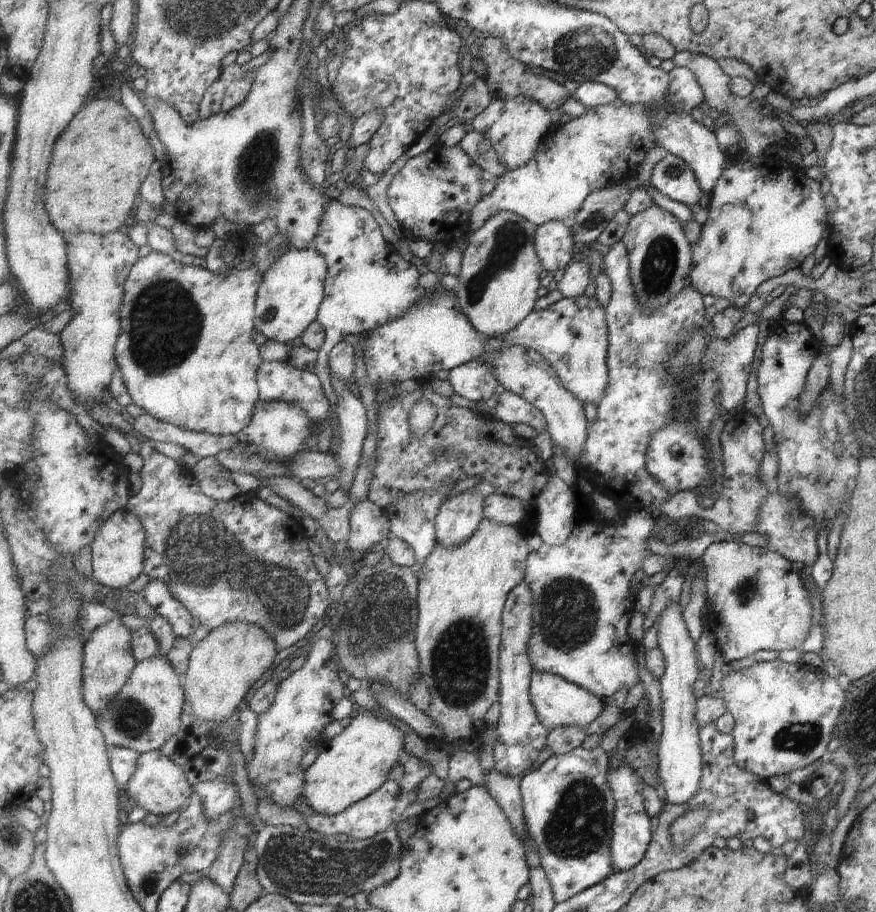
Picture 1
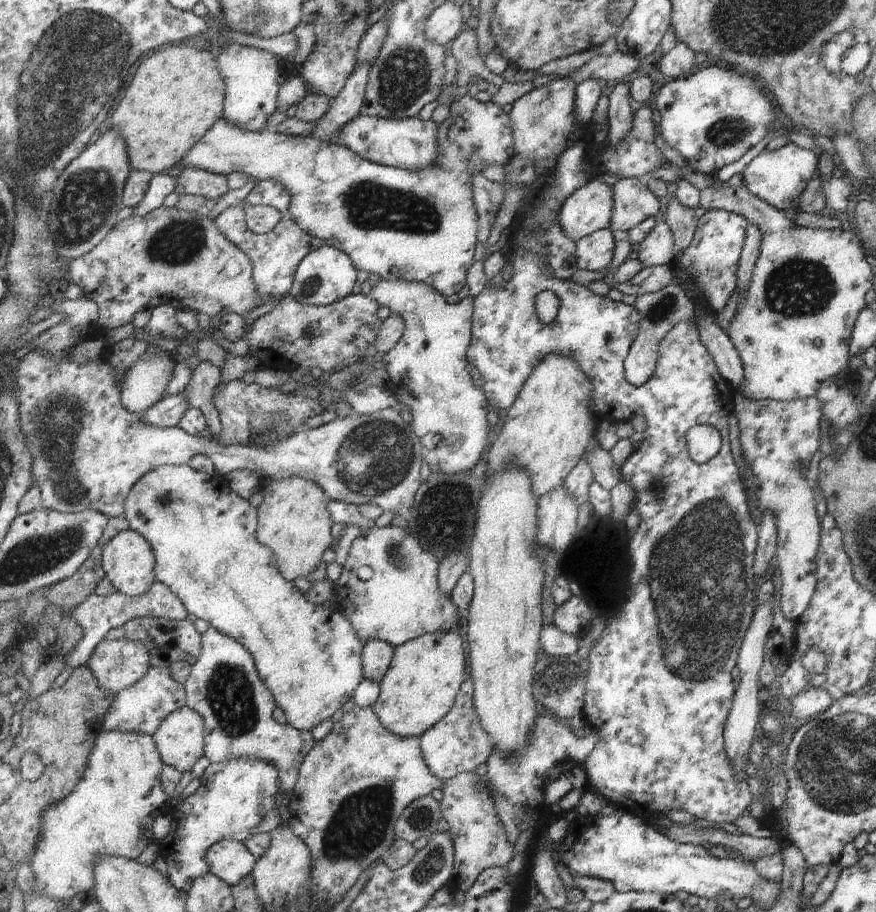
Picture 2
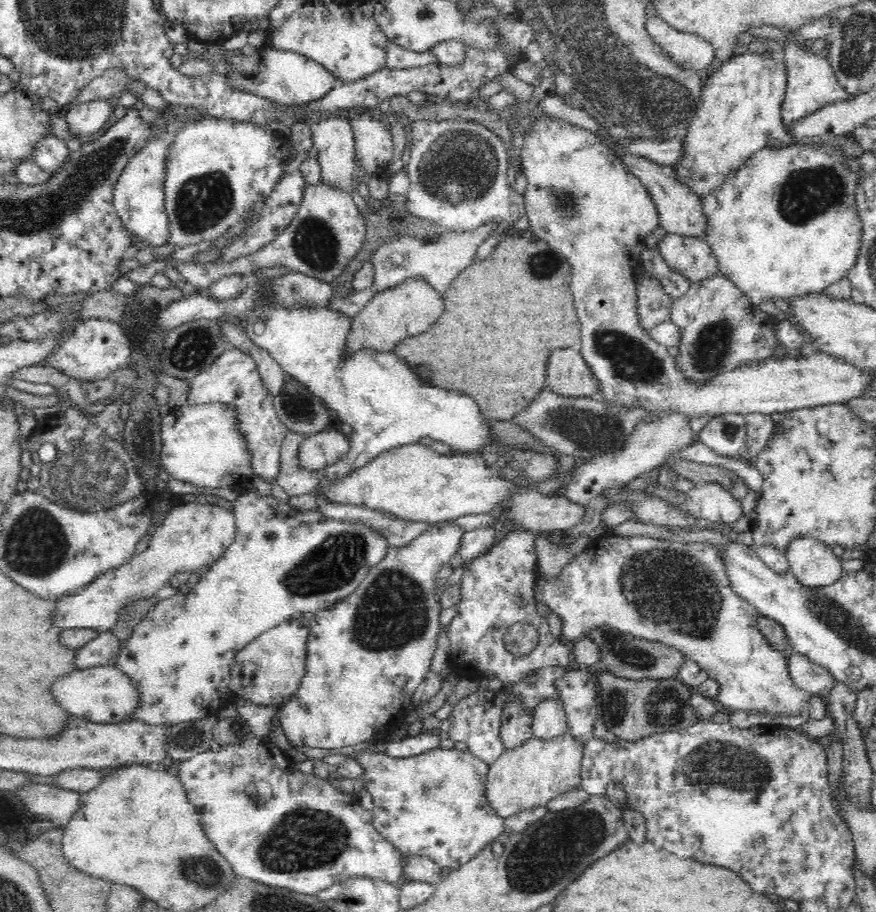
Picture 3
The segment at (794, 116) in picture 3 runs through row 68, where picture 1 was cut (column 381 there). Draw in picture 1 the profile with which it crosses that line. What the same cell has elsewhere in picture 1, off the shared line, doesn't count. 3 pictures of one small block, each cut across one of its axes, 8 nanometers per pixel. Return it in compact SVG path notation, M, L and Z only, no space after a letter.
M389 779L378 791L370 794L366 799L356 802L346 811L336 815L316 813L312 817L306 817L306 821L311 829L326 835L346 834L349 838L355 840L370 839L395 826L393 810L399 804L399 796L401 796L401 788L399 788L398 781Z

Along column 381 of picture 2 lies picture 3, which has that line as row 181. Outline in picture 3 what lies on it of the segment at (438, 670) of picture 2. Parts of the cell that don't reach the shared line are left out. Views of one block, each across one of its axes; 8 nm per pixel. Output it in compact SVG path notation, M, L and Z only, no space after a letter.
M768 49L768 52L768 54L756 54L750 53L750 51L748 51L747 54L738 56L733 55L728 60L724 61L724 64L722 64L718 70L705 74L703 91L701 92L699 106L696 108L696 114L694 118L692 118L691 124L685 131L681 133L681 135L685 138L684 147L686 148L683 156L684 160L682 160L678 166L674 167L676 168L676 175L678 175L678 179L688 184L692 189L692 192L695 192L699 197L704 196L705 193L712 192L712 190L716 188L718 184L725 180L726 173L730 172L732 169L736 169L737 166L740 166L740 164L742 164L742 162L744 162L748 156L752 156L752 153L758 152L758 150L765 147L787 147L793 145L796 140L794 137L789 136L786 133L782 117L782 106L784 104L784 98L786 96L787 86L789 83L787 79L787 65L785 64L784 58L783 62L780 62L780 60L776 60L776 58L774 58L770 49Z

